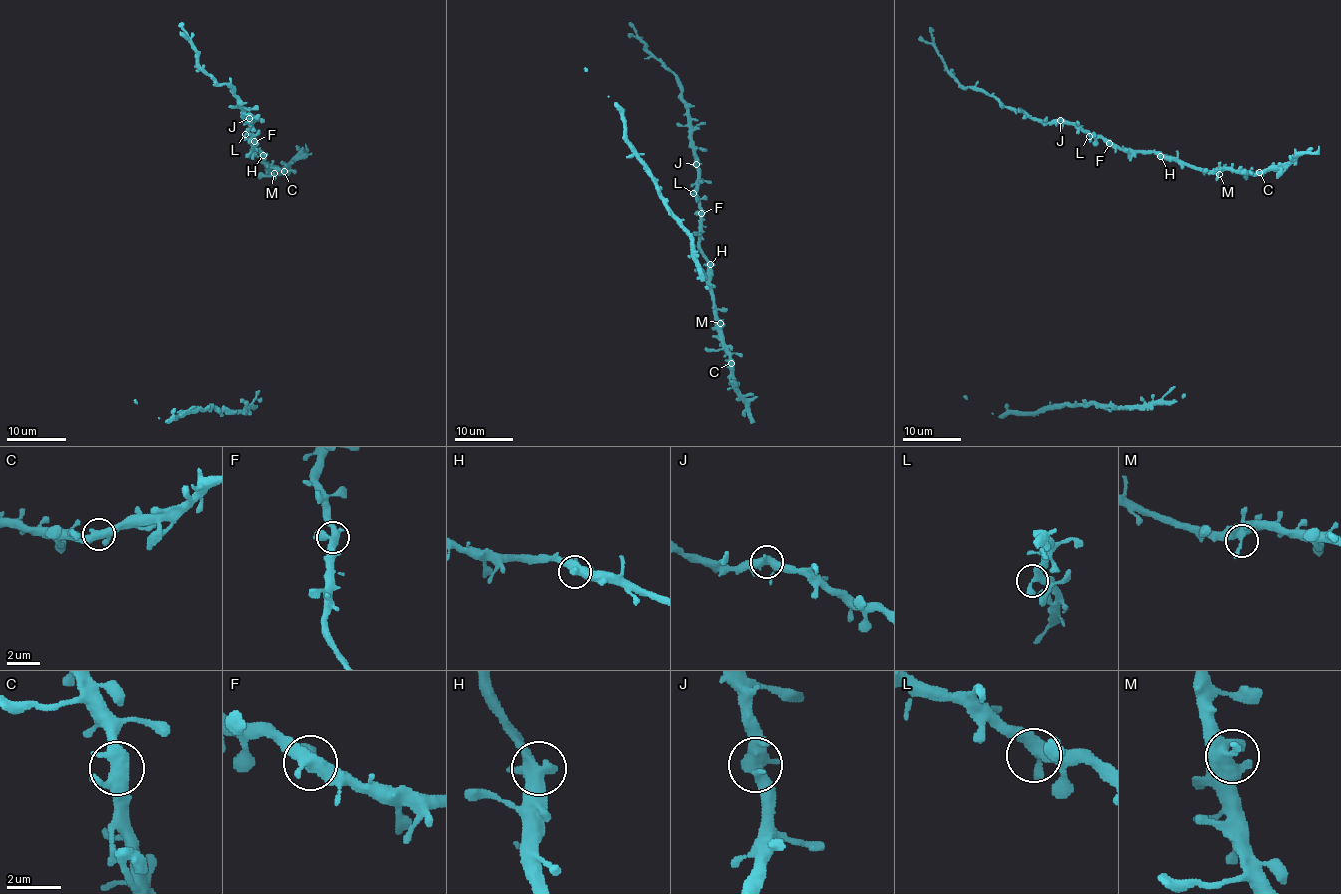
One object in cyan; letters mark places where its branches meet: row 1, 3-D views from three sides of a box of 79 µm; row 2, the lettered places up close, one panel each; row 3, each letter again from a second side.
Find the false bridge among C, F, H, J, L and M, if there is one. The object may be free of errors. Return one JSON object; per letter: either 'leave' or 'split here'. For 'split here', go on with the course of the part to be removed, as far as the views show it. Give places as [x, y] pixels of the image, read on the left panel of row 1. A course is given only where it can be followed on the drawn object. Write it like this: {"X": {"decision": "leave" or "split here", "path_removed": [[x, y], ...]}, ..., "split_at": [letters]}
{"C": {"decision": "leave"}, "F": {"decision": "leave"}, "H": {"decision": "leave"}, "J": {"decision": "leave"}, "L": {"decision": "leave"}, "M": {"decision": "leave"}, "split_at": []}

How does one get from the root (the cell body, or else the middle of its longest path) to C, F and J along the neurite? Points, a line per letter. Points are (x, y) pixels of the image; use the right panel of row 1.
C: (1188, 164), (1208, 171), (1259, 172)
F: (1188, 164), (1169, 161), (1153, 152), (1123, 151), (1109, 143)
J: (1188, 164), (1169, 161), (1153, 152), (1112, 148), (1101, 137), (1092, 137), (1060, 120)

